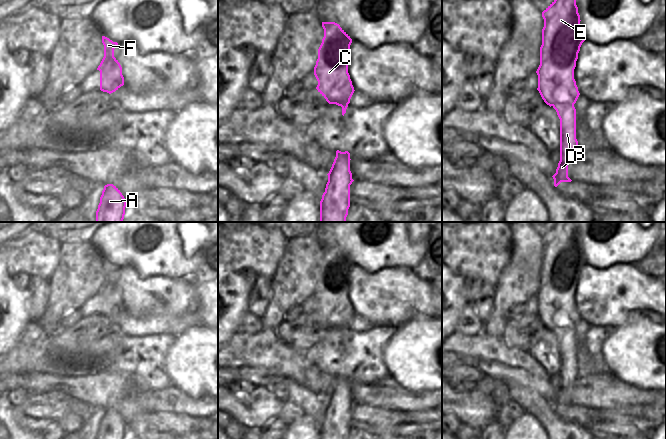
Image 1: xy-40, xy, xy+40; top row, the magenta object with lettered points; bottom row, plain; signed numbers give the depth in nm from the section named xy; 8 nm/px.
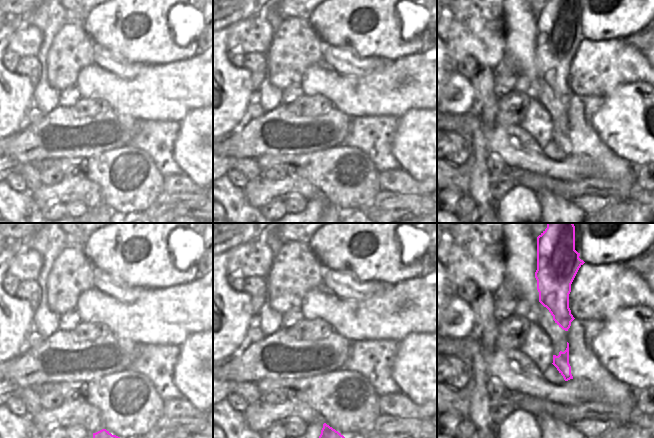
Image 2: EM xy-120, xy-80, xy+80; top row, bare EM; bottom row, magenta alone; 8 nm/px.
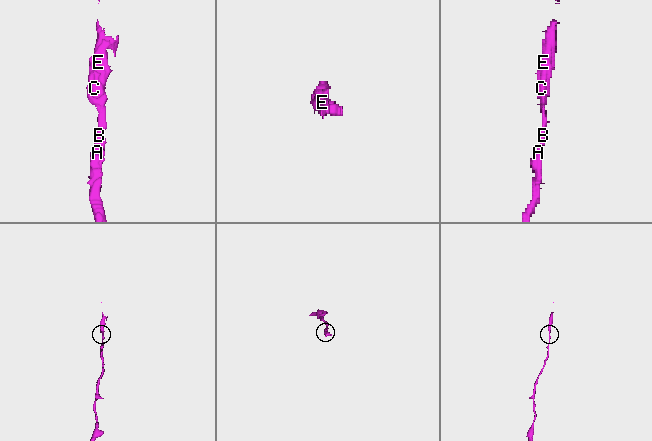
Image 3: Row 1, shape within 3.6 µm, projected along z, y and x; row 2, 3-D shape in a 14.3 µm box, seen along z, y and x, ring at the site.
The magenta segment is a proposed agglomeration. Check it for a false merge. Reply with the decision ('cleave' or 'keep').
keep

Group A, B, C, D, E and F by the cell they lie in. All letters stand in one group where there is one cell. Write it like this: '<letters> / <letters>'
A B C D E F

